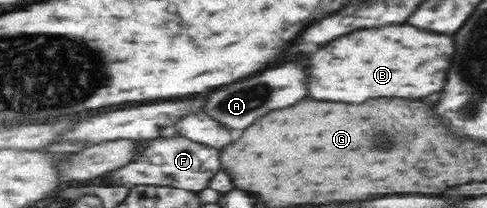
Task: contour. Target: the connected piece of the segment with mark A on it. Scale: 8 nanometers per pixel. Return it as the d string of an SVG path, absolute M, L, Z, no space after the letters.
M293 66L269 68L253 78L227 84L227 86L223 86L223 90L209 94L203 110L227 130L243 130L249 124L253 124L255 118L267 114L269 110L285 108L285 106L301 100L305 96L303 80L305 80L305 72L301 68L293 68Z

